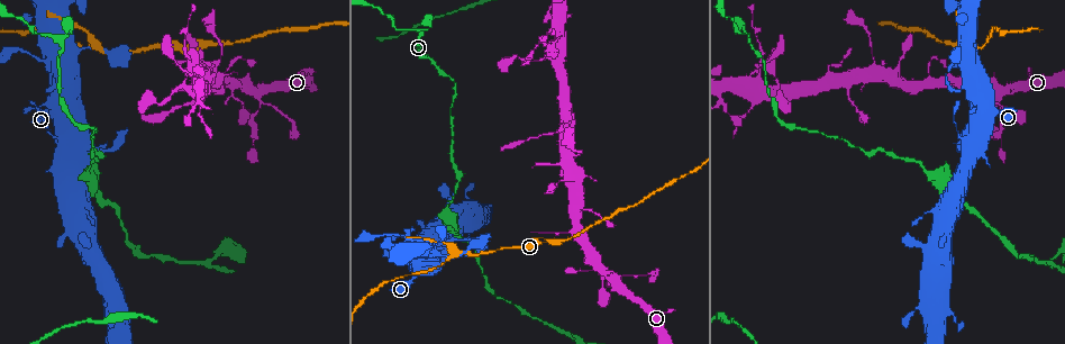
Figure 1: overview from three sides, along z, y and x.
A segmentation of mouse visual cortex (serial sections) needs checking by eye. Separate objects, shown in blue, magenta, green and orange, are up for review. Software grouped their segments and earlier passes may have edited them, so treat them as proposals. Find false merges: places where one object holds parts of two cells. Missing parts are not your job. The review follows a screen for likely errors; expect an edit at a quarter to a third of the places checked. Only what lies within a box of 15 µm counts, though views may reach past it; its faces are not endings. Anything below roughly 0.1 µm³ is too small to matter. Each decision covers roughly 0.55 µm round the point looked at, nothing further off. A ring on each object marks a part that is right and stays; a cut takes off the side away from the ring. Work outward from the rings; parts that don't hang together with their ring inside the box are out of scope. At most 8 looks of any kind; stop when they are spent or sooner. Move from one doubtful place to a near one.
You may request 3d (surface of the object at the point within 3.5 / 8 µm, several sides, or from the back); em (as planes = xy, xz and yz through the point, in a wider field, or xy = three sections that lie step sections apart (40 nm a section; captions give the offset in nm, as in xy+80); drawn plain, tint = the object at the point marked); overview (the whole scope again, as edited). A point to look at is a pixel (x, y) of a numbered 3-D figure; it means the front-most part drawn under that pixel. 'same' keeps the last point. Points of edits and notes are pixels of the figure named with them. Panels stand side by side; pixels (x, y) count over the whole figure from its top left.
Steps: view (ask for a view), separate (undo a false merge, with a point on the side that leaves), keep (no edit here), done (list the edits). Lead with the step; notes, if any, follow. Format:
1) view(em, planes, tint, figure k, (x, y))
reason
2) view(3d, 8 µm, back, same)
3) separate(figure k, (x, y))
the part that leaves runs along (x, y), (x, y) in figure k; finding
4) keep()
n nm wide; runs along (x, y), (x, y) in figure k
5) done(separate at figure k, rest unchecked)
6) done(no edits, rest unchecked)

view(3d, 8 µm, figure 1, (614, 281))
a narrow waist

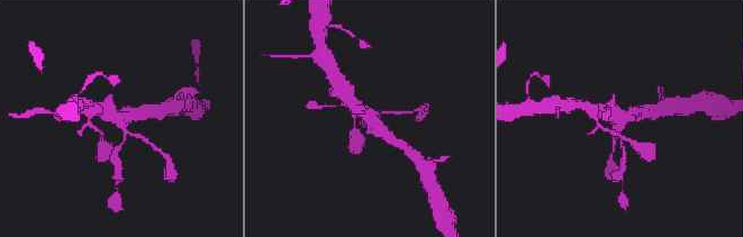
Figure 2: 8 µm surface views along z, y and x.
view(3d, 3.5 µm, figure 2, (116, 116))
closer look

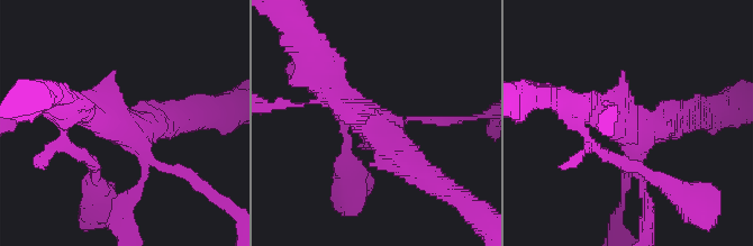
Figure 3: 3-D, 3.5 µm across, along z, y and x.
view(em, xy, step 2, tint, figure 3, (383, 130))
shape alone is not enough

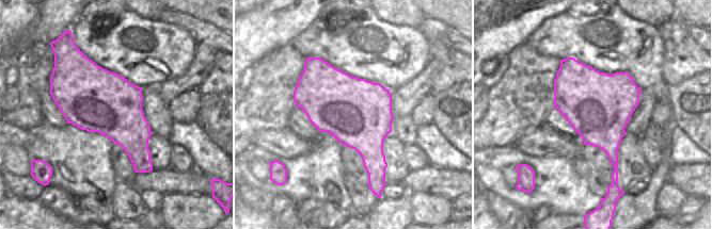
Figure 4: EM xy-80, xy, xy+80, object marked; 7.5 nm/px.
keep()
runs along (437, 183), (333, 80) in figure 3; all the same cell

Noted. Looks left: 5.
view(3d, 3.5 µm, back, figure 1, (1052, 261))

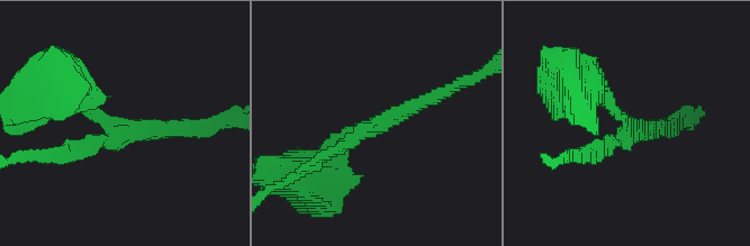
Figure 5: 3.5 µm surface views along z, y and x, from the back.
view(em, xy, step 2, tint, figure 5, (625, 133))
3 arms; arms of 200, 200, 250 nm

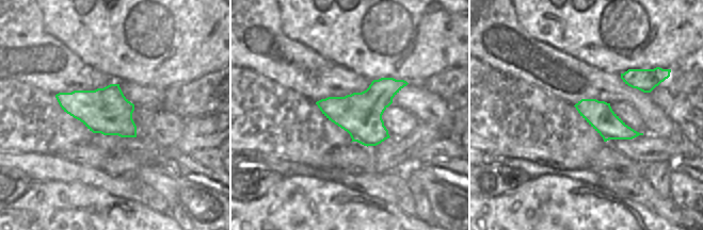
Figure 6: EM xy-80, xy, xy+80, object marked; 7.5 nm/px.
keep()
runs along (440, 92), (357, 127), (322, 162) in figure 5; all the same cell

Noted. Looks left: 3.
view(3d, 3.5 µm, figure 1, (974, 153))
sharp bend

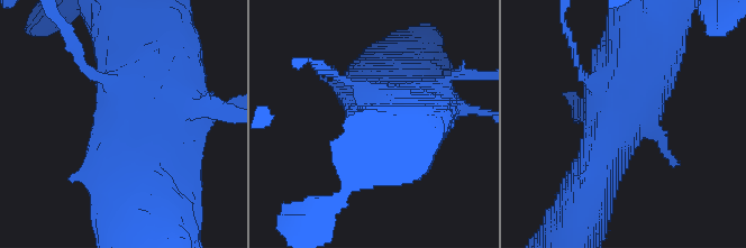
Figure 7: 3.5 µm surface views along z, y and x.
view(em, xy, step 5, tint, figure 7, (140, 120))
need the tissue

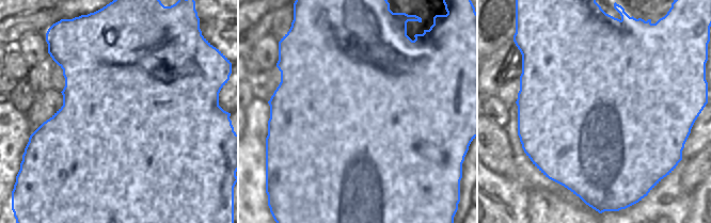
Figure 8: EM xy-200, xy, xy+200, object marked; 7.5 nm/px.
view(em, xy, step 1, tint, same)

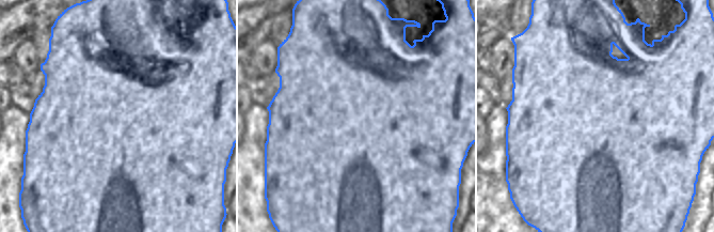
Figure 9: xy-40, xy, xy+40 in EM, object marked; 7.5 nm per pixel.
keep()
runs along (655, 28), (647, 76), (601, 162) in figure 7; continuous, no second cell

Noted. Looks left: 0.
done(no edits, rest unchecked)

